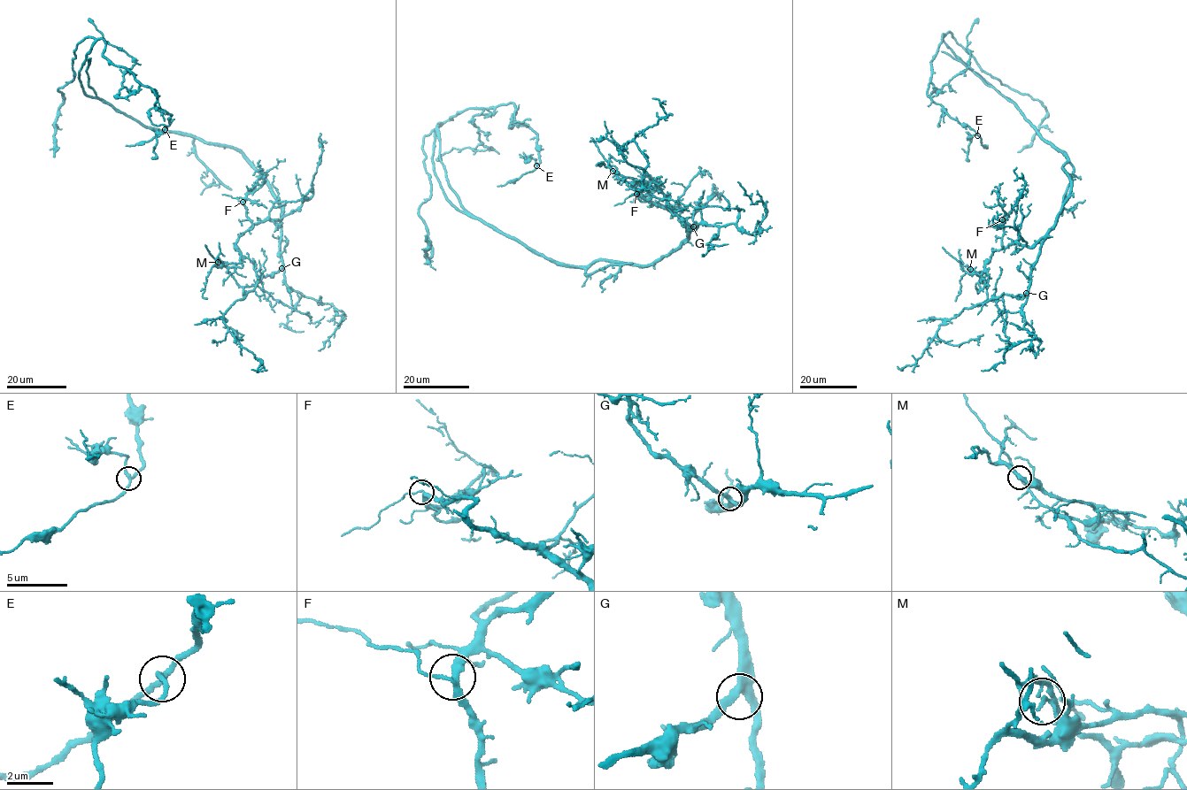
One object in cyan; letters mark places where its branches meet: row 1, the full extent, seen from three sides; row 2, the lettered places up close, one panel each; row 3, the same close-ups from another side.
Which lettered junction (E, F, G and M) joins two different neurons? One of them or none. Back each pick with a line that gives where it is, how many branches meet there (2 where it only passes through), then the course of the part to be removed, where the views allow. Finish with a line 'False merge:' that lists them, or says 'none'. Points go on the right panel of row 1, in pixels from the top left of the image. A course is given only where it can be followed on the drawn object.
M: Place: (970, 269). Branches: 3. Course of the part to remove: (970, 269), (984, 283), (987, 299), (997, 302), (1005, 322), (1007, 347), (1012, 342)
False merge: M

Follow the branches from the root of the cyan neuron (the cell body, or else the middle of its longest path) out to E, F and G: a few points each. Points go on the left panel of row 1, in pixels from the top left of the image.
E: (163, 131), (83, 91), (80, 69), (98, 40), (103, 55), (148, 86), (154, 104), (171, 115), (165, 129)
F: (163, 131), (235, 148), (266, 182), (283, 215), (250, 229), (252, 222), (242, 202)
G: (163, 131), (192, 134), (206, 142), (231, 146), (259, 173), (281, 206), (281, 268)

